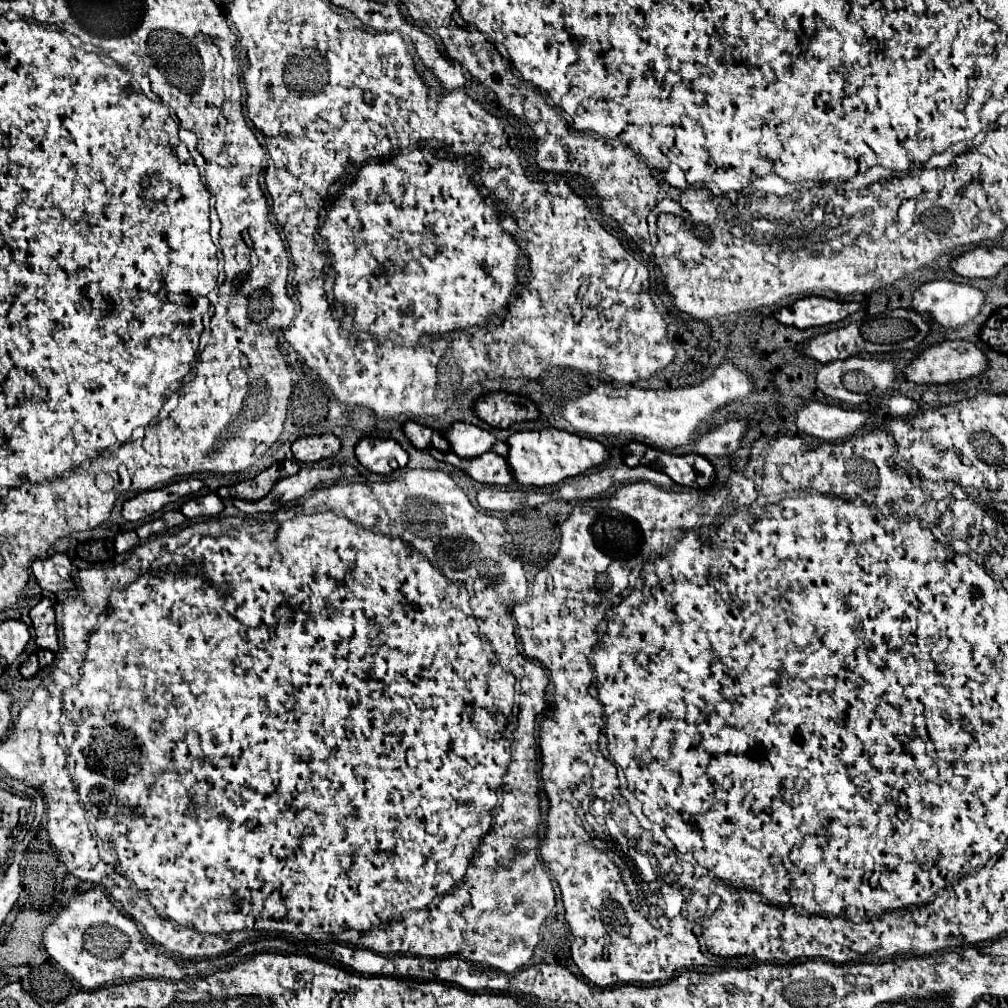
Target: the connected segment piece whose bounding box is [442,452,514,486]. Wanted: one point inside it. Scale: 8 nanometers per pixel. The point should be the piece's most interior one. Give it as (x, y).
(490, 468)

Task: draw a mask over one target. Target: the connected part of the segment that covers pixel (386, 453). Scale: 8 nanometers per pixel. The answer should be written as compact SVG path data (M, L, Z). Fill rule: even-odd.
M362 438L358 440L354 454L358 462L376 474L392 474L398 468L404 468L408 462L406 450L396 440L390 438Z

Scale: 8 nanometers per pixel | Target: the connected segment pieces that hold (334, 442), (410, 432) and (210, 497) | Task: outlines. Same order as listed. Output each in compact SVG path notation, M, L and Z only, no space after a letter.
M316 434L298 438L292 444L294 458L300 462L318 462L322 458L334 456L340 452L340 440L334 434Z
M408 420L404 424L404 436L418 448L418 450L428 450L430 448L430 442L432 442L432 430L418 424L418 422L412 422Z
M214 492L200 496L200 498L194 498L194 500L188 500L180 508L180 512L186 518L210 518L210 516L216 516L218 512L222 512L222 510L224 510L224 504Z

